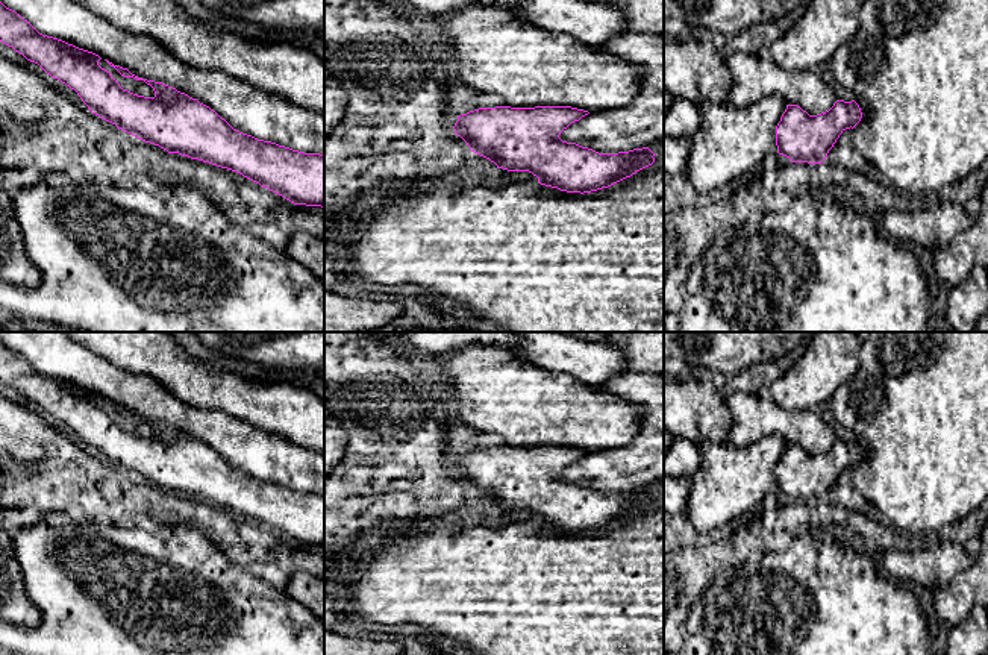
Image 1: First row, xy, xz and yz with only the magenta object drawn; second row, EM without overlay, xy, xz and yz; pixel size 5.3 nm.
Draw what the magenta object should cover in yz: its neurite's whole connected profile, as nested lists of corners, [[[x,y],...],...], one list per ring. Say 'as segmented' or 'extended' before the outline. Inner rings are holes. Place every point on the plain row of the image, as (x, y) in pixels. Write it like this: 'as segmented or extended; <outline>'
as segmented; [[[836,440],[821,453],[809,455],[797,444],[786,444],[776,465],[777,493],[791,502],[821,503],[846,469],[853,469],[862,458],[859,444]]]

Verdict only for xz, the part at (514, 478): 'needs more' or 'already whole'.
already whole

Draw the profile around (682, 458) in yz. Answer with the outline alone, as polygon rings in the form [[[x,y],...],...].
[[[671,438],[664,455],[664,475],[671,478],[691,478],[700,464],[699,446],[685,438]]]

